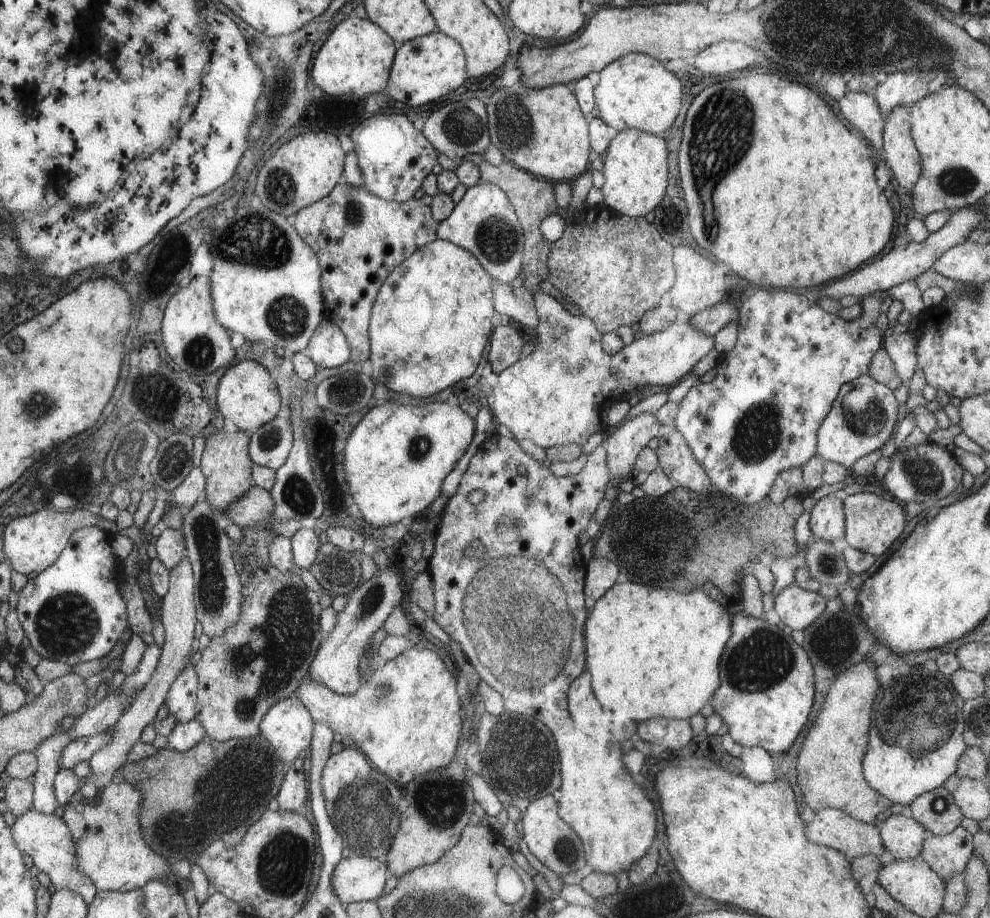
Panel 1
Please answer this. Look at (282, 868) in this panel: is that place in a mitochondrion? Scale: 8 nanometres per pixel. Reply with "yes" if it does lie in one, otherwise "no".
yes

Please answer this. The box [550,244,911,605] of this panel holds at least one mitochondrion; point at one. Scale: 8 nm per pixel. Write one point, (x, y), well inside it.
(758, 433)

